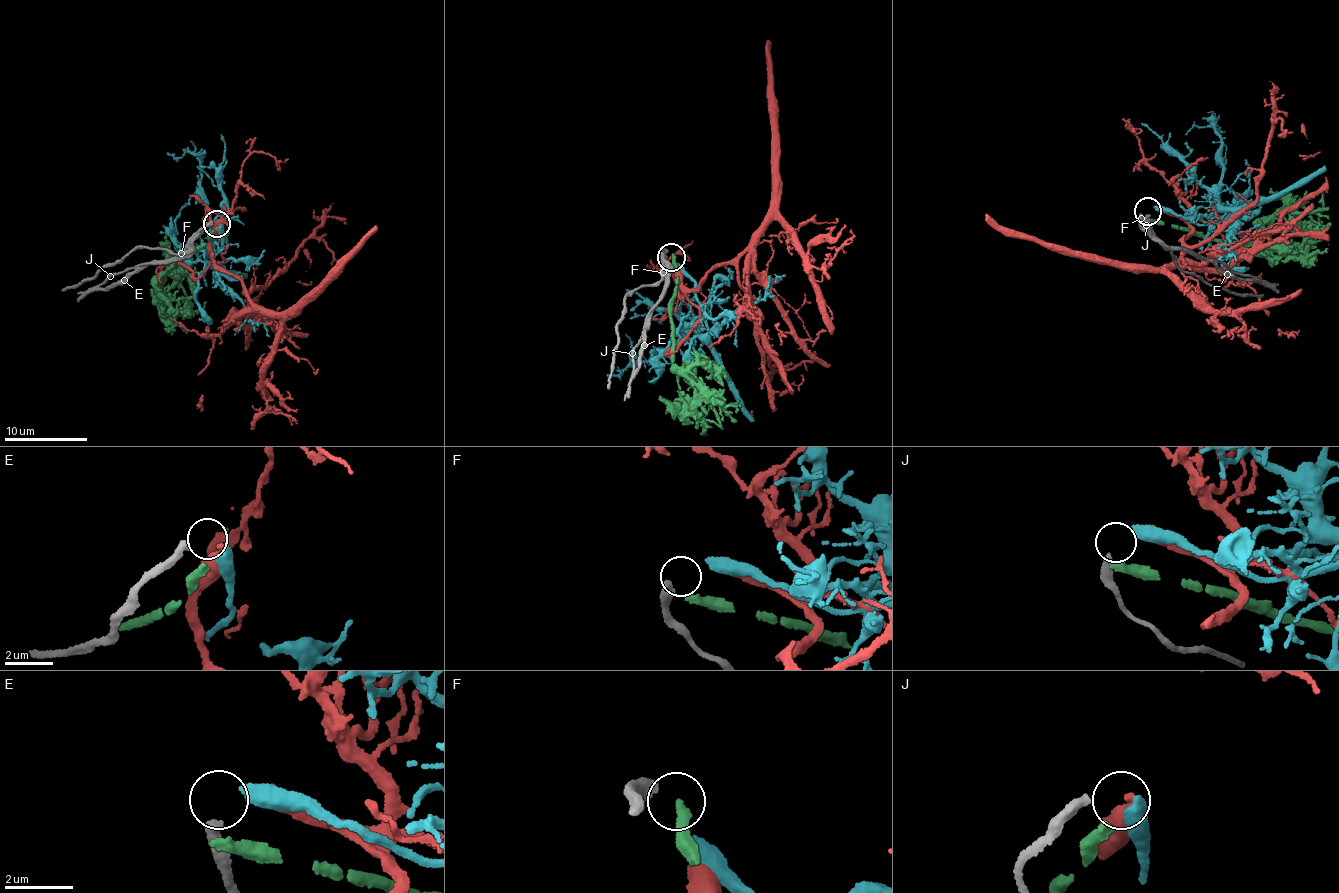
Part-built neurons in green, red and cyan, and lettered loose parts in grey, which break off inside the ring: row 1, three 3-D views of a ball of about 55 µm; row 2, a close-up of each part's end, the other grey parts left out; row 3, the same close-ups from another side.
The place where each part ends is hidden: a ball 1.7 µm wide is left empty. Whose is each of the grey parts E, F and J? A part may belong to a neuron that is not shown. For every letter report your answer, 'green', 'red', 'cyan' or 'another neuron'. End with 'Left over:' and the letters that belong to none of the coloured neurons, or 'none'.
E: red
F: another neuron
J: cyan
Left over: F

